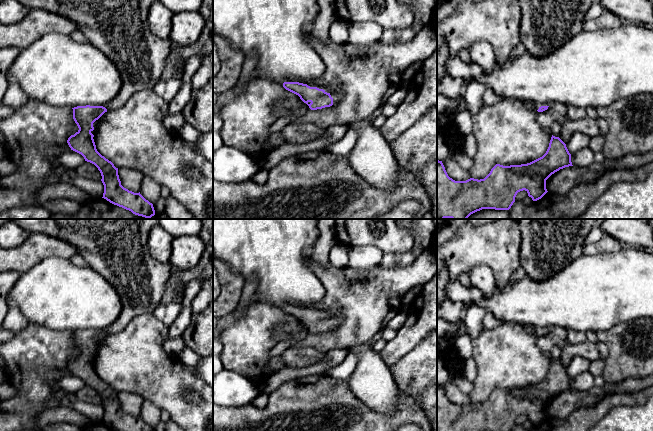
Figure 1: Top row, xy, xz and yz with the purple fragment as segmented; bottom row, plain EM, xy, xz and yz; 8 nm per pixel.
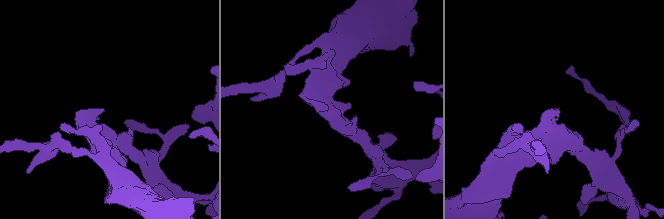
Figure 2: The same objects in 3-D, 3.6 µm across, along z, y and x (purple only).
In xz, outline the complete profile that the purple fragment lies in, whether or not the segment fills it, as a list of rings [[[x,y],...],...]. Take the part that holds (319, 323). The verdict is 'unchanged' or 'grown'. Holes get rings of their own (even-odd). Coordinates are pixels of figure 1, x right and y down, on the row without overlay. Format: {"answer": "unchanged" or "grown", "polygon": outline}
{"answer": "grown", "polygon": [[[284,306],[283,311],[298,319],[311,334],[330,331],[341,323],[341,317],[334,311],[328,311],[323,314],[299,306]]]}

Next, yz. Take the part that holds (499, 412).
{"answer": "unchanged", "polygon": [[[552,359],[546,377],[527,388],[503,390],[496,388],[484,403],[470,402],[455,405],[450,402],[442,385],[437,385],[437,431],[511,431],[518,416],[525,414],[533,425],[541,423],[548,415],[546,404],[555,396],[573,390],[566,368]]]}

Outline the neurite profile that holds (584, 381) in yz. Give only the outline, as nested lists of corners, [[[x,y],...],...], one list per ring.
[[[587,370],[573,378],[571,378],[571,386],[576,391],[587,391],[594,386],[594,377]]]

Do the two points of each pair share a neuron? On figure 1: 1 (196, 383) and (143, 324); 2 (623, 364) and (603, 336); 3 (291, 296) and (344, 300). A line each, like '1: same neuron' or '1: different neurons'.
1: same neuron
2: same neuron
3: different neurons

